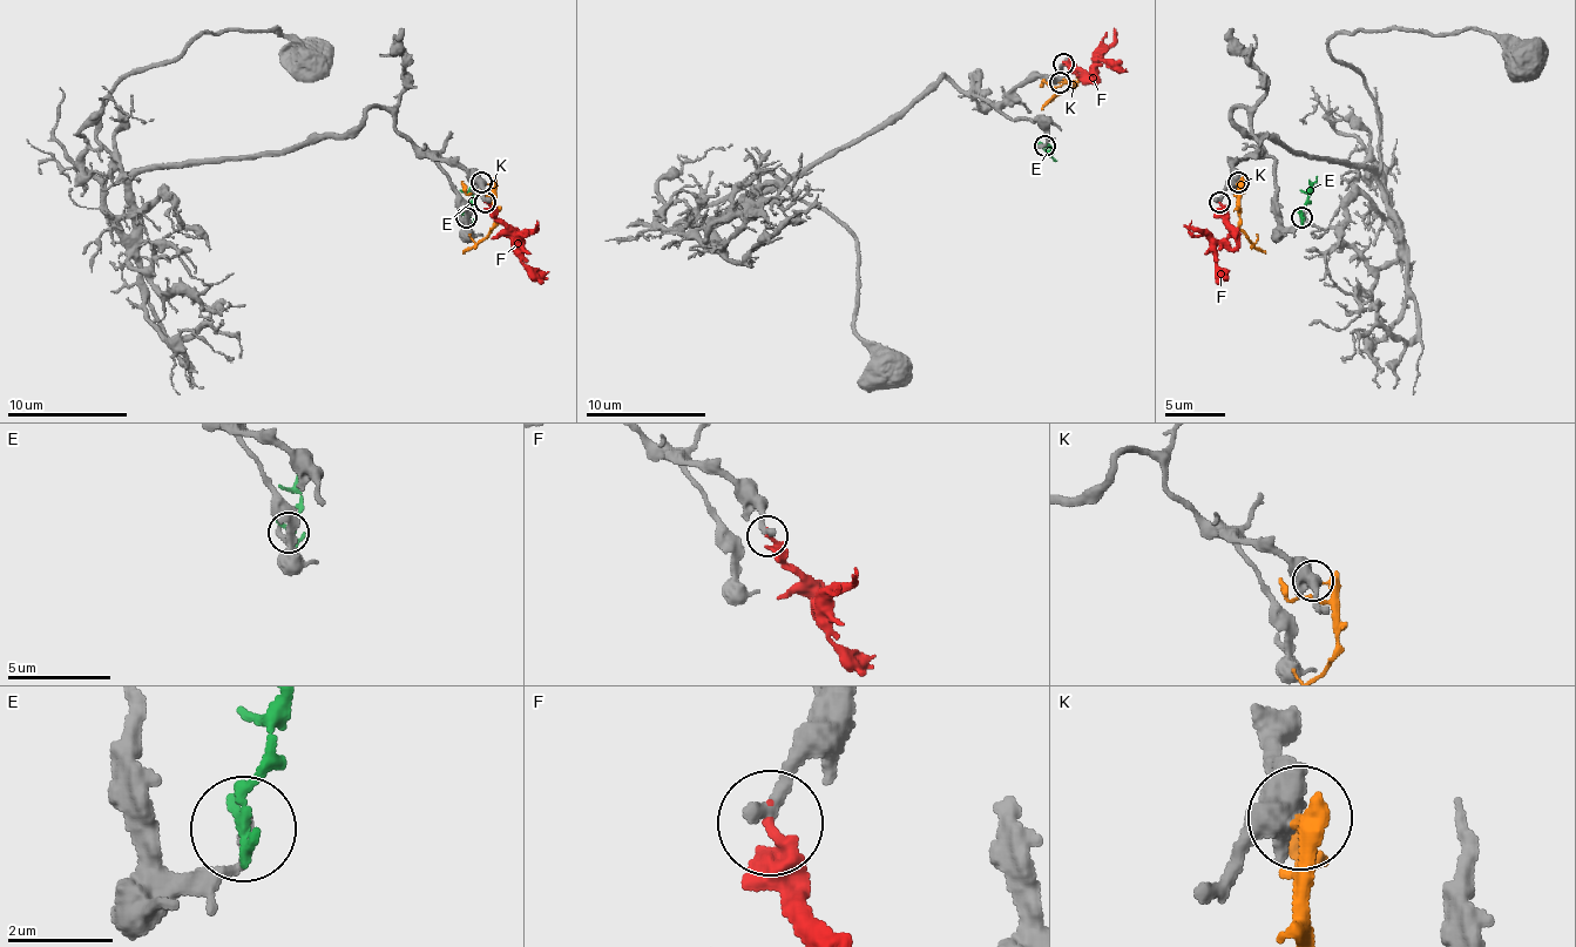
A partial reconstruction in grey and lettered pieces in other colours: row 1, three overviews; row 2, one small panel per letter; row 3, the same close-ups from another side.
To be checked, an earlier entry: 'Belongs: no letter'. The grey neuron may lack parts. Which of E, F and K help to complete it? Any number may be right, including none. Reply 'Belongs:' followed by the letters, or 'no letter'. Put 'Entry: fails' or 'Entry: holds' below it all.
Belongs: F
Entry: fails

